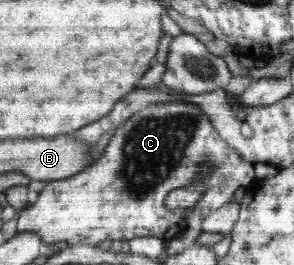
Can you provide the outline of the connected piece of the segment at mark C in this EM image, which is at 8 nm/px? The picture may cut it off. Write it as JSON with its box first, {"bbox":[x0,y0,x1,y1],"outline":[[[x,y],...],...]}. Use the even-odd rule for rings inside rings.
{"bbox":[17,101,255,246],"outline":[[[172,101],[148,105],[135,112],[120,127],[114,129],[103,155],[96,159],[94,164],[84,168],[82,172],[66,178],[48,182],[38,195],[38,200],[29,206],[17,210],[21,213],[18,220],[17,234],[33,232],[38,234],[43,245],[49,246],[66,241],[68,246],[88,245],[98,246],[100,243],[110,241],[130,241],[134,238],[155,237],[164,242],[174,238],[177,233],[183,232],[187,227],[187,219],[193,214],[200,214],[202,219],[207,218],[233,200],[238,188],[246,188],[255,180],[254,164],[240,157],[240,153],[230,148],[222,139],[218,129],[212,126],[208,115],[202,114],[202,109],[194,103]],[[206,162],[211,165],[206,167]],[[198,174],[203,174],[203,184],[206,186],[204,194],[200,195],[200,202],[192,206],[190,214],[175,214],[169,212],[165,199],[173,191],[182,189],[188,184],[198,182]]]}

